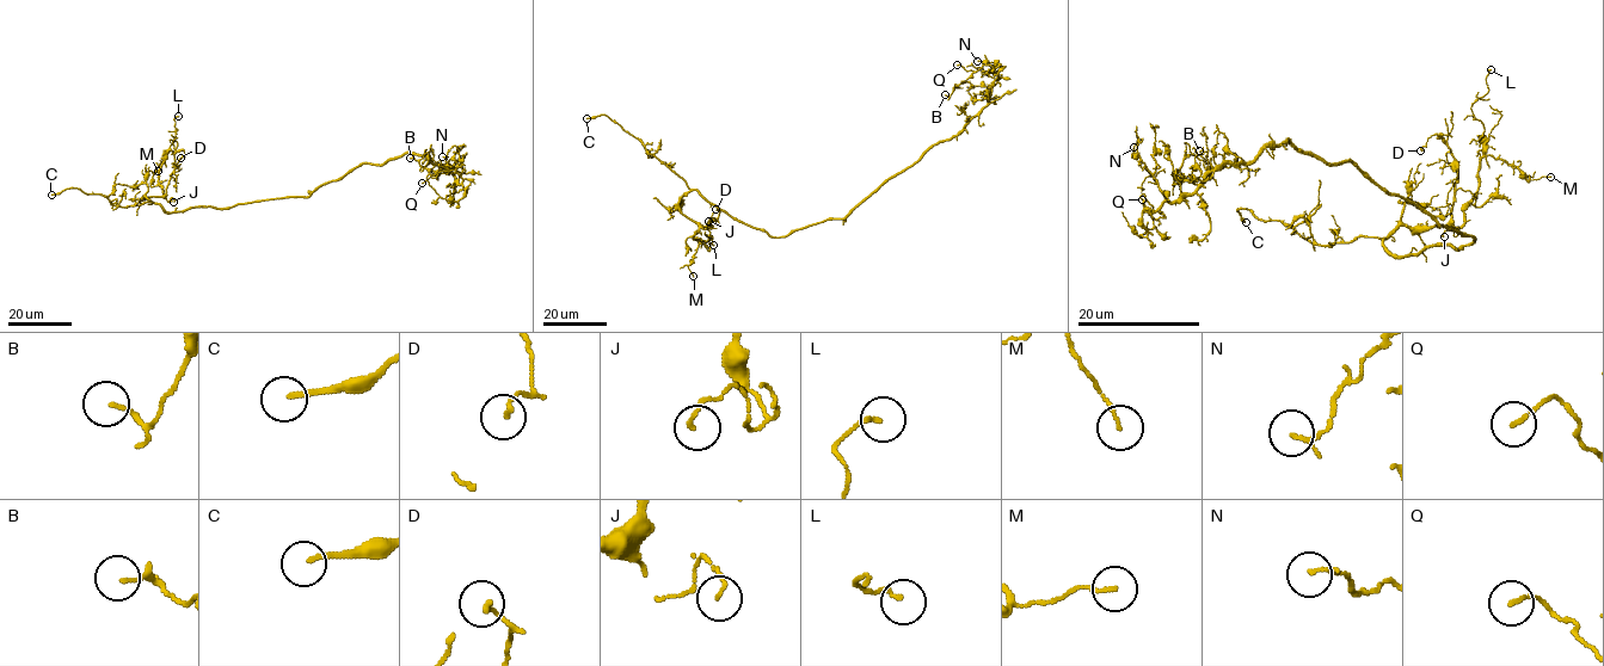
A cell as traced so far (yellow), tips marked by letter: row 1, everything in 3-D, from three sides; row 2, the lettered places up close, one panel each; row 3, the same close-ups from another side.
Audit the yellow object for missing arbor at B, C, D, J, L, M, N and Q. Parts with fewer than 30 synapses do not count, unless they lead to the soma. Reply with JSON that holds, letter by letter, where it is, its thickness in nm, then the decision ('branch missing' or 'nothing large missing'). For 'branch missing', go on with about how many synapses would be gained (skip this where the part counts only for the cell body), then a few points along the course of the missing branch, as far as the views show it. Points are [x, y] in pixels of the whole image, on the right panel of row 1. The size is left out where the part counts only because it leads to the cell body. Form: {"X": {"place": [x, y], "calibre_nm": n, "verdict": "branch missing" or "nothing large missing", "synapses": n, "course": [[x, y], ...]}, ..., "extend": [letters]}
{"B": {"place": [1199, 150], "calibre_nm": 80, "verdict": "nothing large missing"}, "C": {"place": [1246, 222], "calibre_nm": 180, "verdict": "branch missing", "course": [[1246, 222], [1272, 217], [1283, 238], [1313, 270], [1317, 257], [1320, 265]]}, "D": {"place": [1420, 150], "calibre_nm": 150, "verdict": "nothing large missing"}, "J": {"place": [1444, 236], "calibre_nm": 120, "verdict": "nothing large missing"}, "L": {"place": [1491, 69], "calibre_nm": 130, "verdict": "nothing large missing"}, "M": {"place": [1550, 177], "calibre_nm": 120, "verdict": "nothing large missing"}, "N": {"place": [1134, 147], "calibre_nm": 140, "verdict": "nothing large missing"}, "Q": {"place": [1142, 199], "calibre_nm": 130, "verdict": "nothing large missing"}, "extend": ["C"]}

